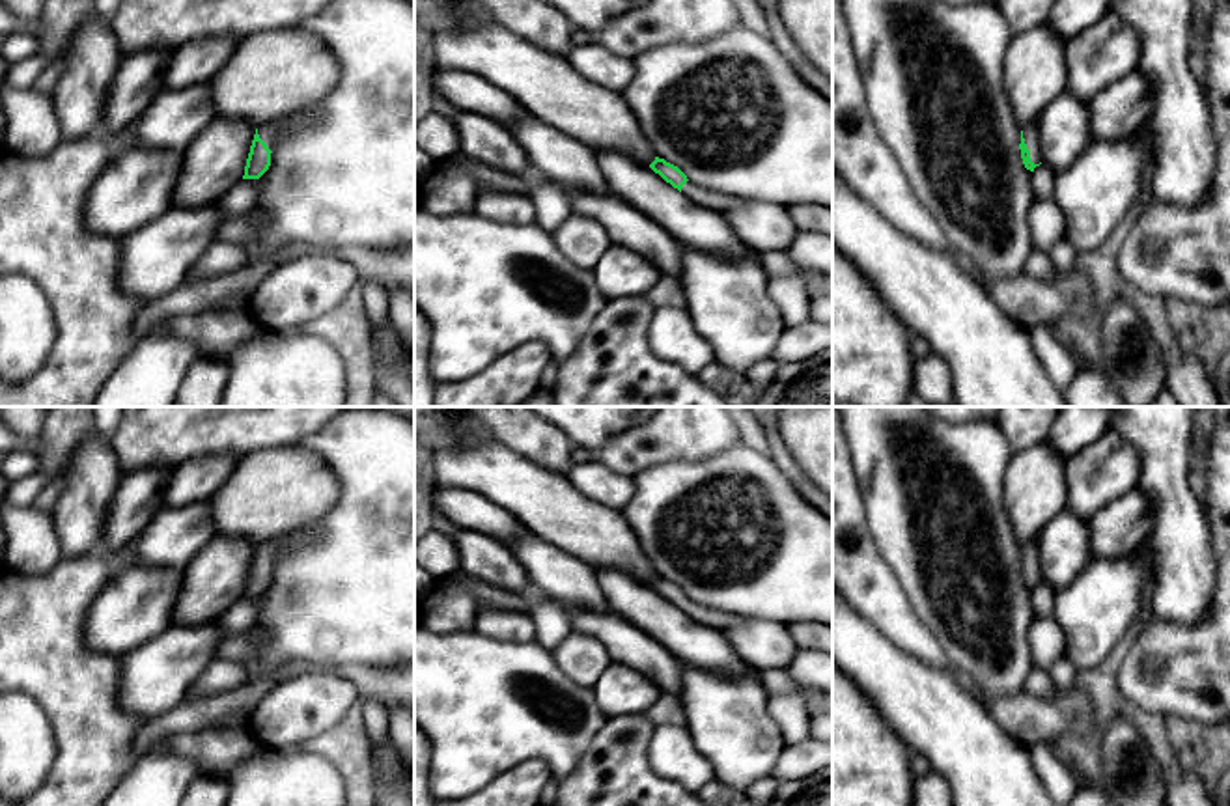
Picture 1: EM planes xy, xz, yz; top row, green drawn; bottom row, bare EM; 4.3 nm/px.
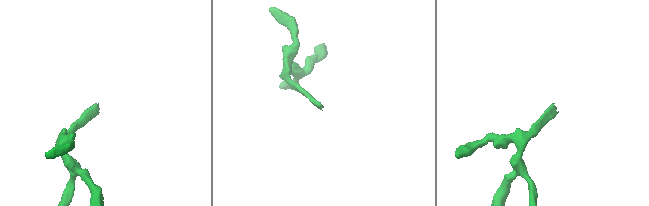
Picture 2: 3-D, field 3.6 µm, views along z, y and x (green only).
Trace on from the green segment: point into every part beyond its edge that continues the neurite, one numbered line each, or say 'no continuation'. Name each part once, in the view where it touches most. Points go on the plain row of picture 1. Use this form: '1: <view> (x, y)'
1: yz (1031, 553)

